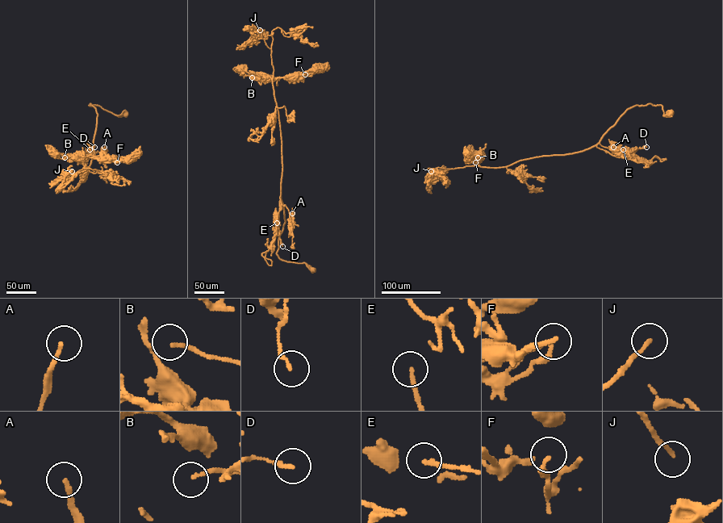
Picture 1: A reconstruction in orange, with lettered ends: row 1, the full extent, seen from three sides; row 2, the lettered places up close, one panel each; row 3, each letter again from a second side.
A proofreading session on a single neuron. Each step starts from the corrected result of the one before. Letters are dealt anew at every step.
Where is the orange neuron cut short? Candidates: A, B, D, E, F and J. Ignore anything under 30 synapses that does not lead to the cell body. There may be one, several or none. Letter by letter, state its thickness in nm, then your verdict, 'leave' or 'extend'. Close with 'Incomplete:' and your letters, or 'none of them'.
A: calibre 170 nm; extend
B: calibre 150 nm; leave
D: calibre 190 nm; leave
E: calibre 200 nm; extend
F: calibre 240 nm; leave
J: calibre 140 nm; extend
Incomplete: A, E, J

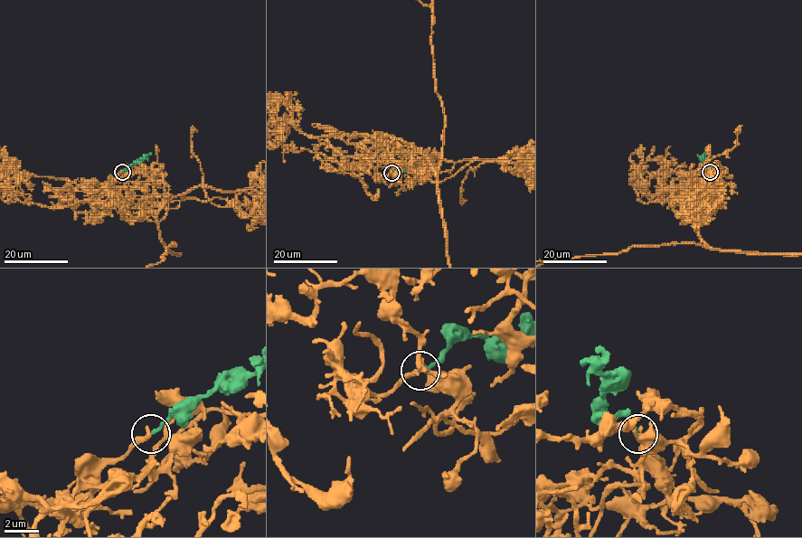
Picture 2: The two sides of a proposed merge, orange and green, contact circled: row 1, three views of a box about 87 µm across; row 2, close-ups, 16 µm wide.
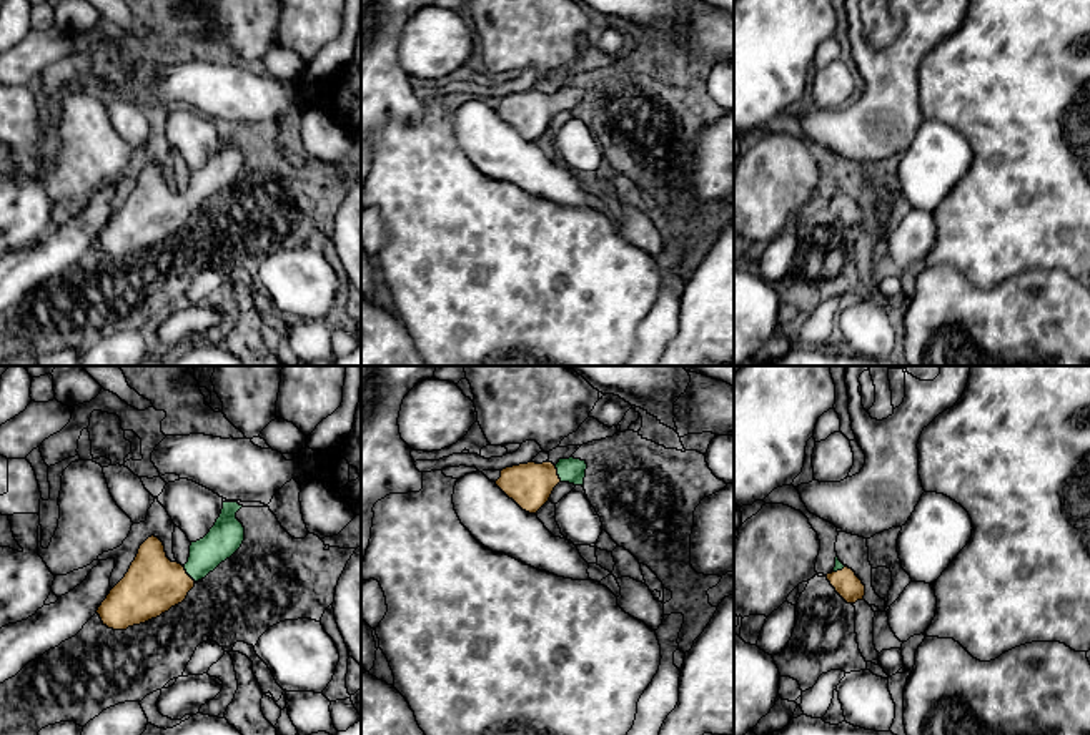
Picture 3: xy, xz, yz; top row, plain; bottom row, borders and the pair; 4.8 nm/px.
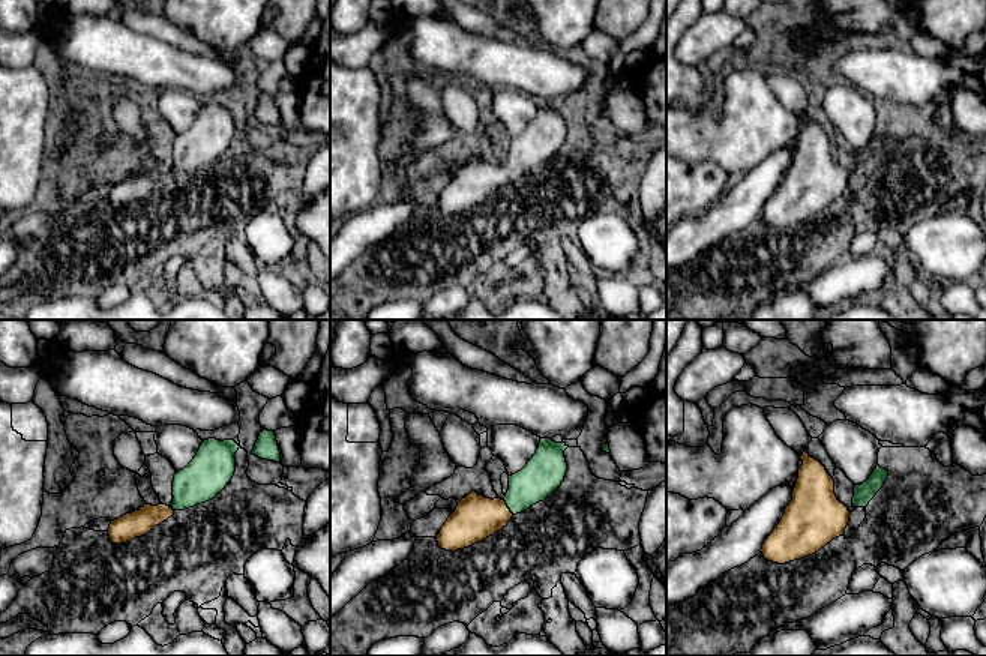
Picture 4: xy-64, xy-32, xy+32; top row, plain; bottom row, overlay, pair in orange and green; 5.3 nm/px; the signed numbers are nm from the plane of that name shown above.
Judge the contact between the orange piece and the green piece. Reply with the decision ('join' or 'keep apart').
join

